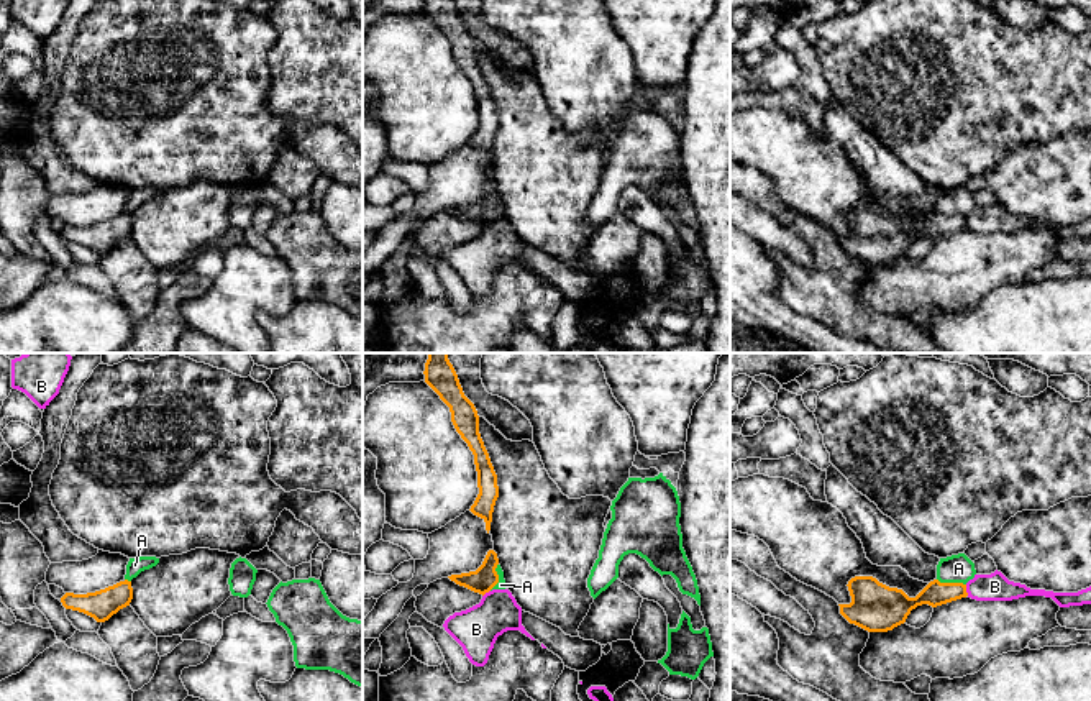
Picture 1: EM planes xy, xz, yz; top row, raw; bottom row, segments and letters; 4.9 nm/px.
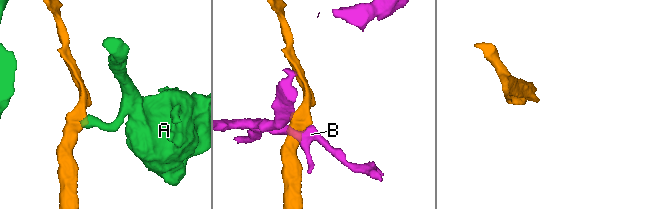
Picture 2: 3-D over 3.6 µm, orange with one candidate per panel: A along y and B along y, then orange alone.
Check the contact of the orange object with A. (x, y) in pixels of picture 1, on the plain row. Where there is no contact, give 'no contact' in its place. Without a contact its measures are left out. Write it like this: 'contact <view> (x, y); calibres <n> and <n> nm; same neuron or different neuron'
contact yz (952, 215); calibres 120 and 140 nm; different neuron

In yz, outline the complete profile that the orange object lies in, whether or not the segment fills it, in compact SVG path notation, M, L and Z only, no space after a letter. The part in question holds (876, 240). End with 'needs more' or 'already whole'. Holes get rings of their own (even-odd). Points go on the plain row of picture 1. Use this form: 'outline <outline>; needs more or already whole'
outline M855 208L848 213L850 236L838 236L840 246L868 264L888 264L906 254L912 241L932 240L966 230L966 217L930 213L915 230L889 220L873 208Z; already whole

